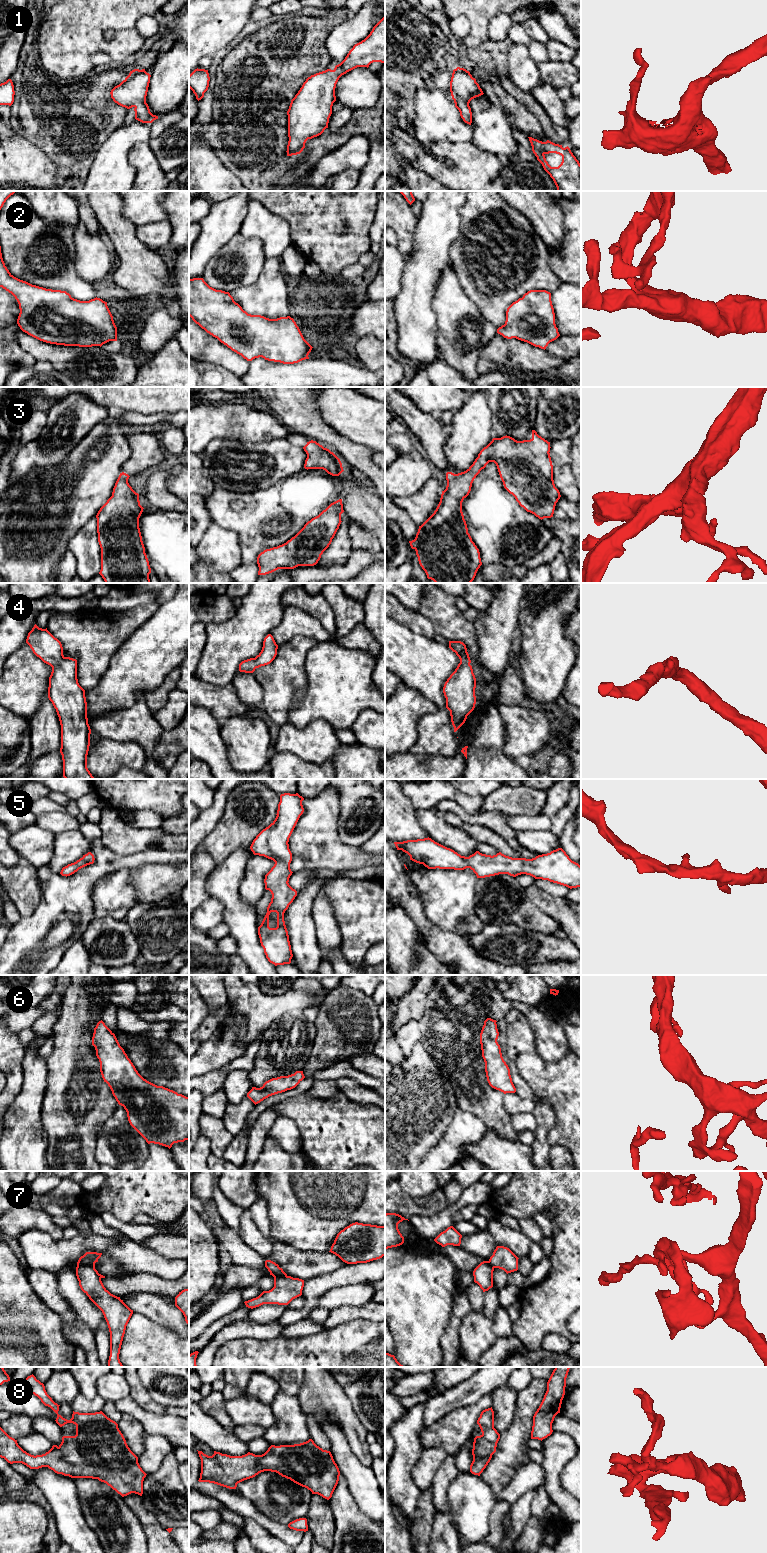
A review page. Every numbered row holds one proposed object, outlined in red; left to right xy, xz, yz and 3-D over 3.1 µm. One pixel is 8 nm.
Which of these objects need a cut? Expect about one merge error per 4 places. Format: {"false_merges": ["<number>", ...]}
{"false_merges": ["7"]}

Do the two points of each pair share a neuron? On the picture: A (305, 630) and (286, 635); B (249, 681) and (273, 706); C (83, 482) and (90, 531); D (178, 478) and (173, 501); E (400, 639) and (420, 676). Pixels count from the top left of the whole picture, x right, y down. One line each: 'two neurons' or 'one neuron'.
A: one neuron
B: two neurons
C: two neurons
D: two neurons
E: one neuron

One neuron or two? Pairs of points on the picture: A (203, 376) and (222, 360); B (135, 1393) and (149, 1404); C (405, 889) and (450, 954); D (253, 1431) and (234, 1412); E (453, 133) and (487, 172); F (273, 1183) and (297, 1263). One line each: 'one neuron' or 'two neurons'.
A: two neurons
B: one neuron
C: one neuron
D: two neurons
E: two neurons
F: two neurons

